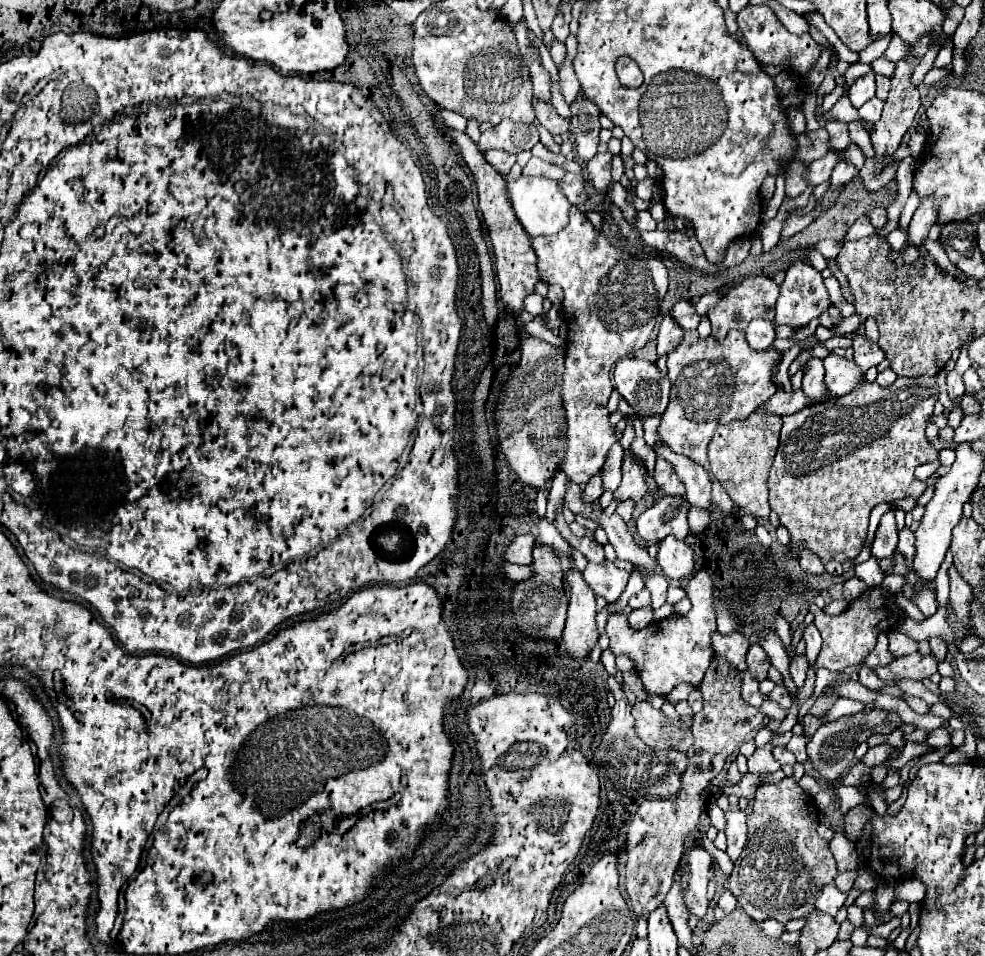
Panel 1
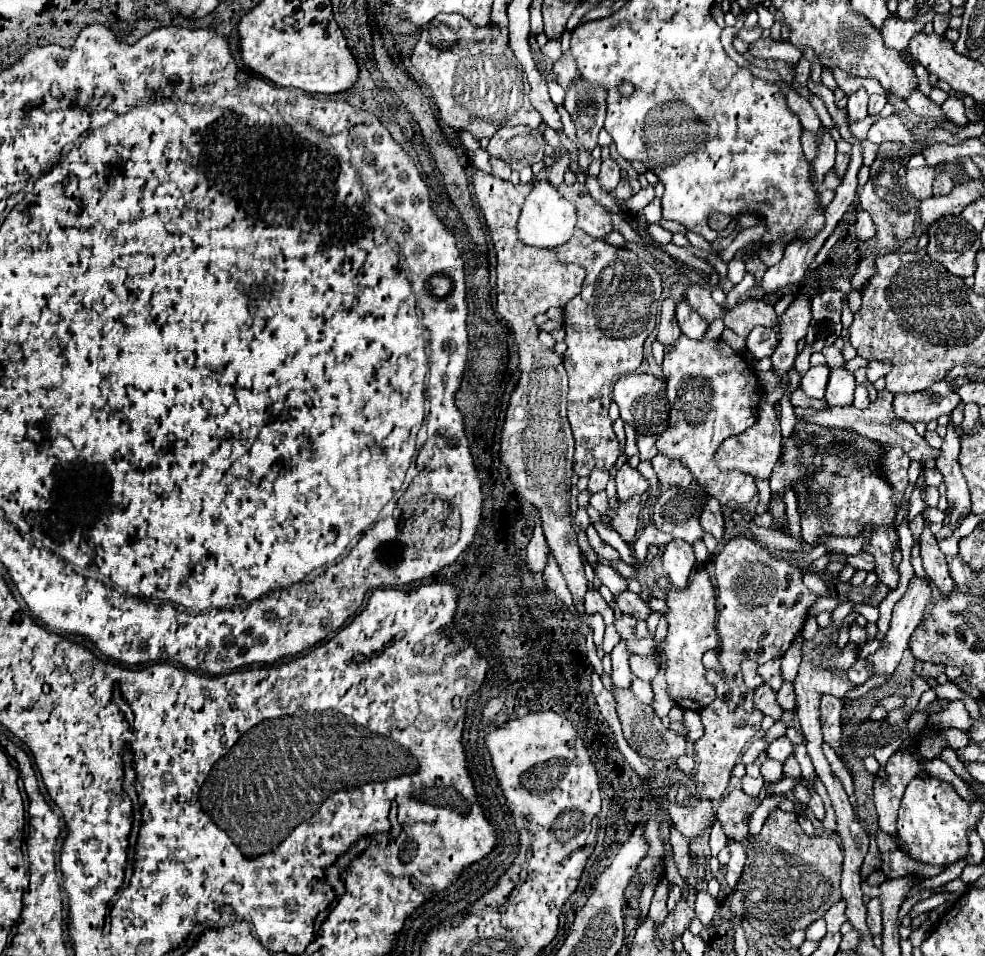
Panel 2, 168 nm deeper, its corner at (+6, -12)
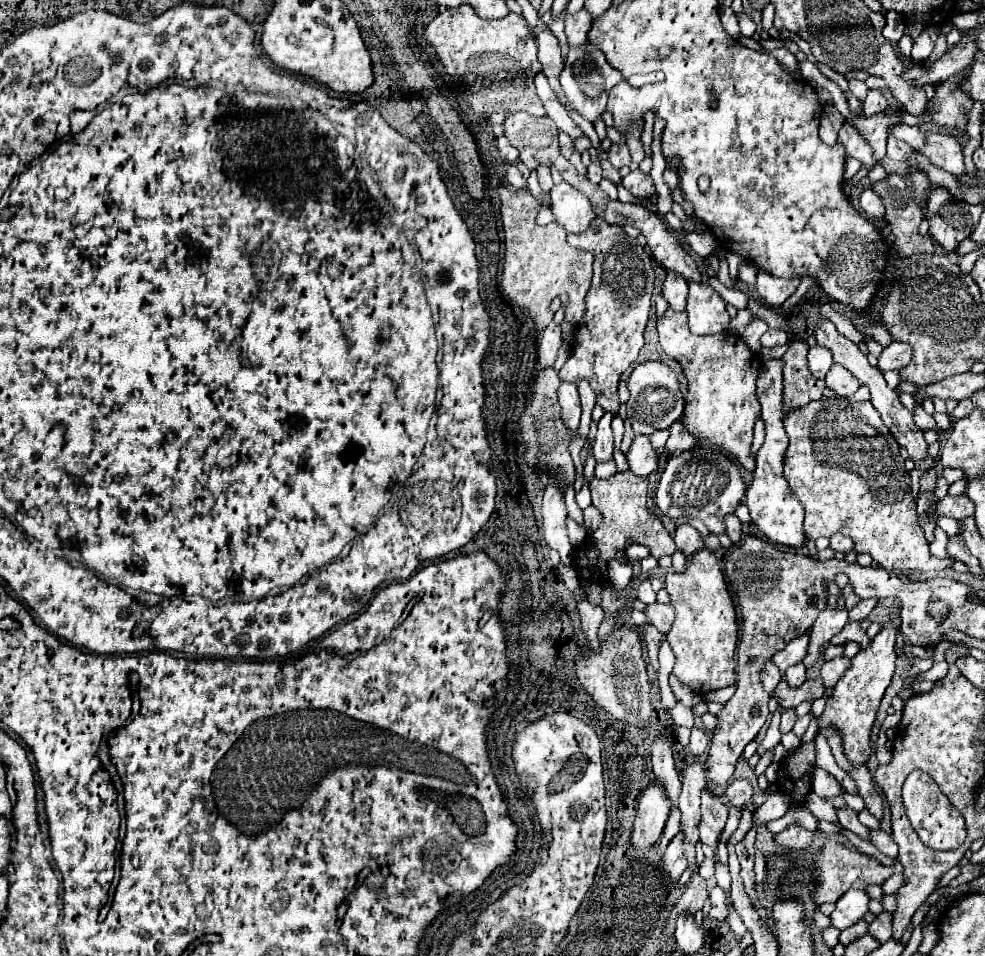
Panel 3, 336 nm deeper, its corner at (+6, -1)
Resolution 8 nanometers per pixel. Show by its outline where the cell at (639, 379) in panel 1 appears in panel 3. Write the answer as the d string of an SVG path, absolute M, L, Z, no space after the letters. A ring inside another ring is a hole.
M660 360L644 362L644 364L636 366L628 378L628 388L630 388L630 400L626 402L628 420L630 420L636 434L652 434L656 430L666 430L684 412L686 398L680 388L678 376L670 366L666 366Z

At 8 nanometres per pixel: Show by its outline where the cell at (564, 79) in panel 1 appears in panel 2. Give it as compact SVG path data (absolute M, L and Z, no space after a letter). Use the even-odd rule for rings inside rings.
M564 53L560 59L558 59L558 83L568 89L572 79L576 77L576 63L574 63L574 57L570 53Z

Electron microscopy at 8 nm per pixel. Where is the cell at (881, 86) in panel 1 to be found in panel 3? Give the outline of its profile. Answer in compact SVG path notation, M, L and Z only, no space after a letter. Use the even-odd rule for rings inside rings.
M868 90L868 96L866 96L864 104L862 104L864 116L874 116L874 114L886 110L886 108L888 108L888 102L886 102L884 94L878 92L878 90Z

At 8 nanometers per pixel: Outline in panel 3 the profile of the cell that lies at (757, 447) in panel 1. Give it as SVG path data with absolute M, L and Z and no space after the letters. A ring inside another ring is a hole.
M794 340L788 344L784 362L784 410L790 412L798 406L806 406L812 400L820 400L824 392L824 380L818 380L808 370L806 360L808 344Z

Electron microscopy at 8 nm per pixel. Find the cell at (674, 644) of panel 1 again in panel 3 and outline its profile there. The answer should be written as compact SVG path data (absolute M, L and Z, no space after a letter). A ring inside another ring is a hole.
M702 548L690 558L684 572L668 572L664 586L670 594L670 604L676 610L674 628L667 634L676 656L672 674L694 692L698 690L698 694L732 686L736 682L734 652L738 646L738 620L718 558L708 548Z

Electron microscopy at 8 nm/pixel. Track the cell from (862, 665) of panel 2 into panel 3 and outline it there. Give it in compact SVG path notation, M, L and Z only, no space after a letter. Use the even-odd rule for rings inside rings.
M838 656L838 658L830 660L830 662L824 662L824 666L822 666L822 670L820 670L820 676L822 676L822 680L824 680L824 686L826 686L826 688L834 688L836 682L838 682L838 680L842 678L842 674L846 672L848 666L850 666L850 658L846 658L846 656Z

